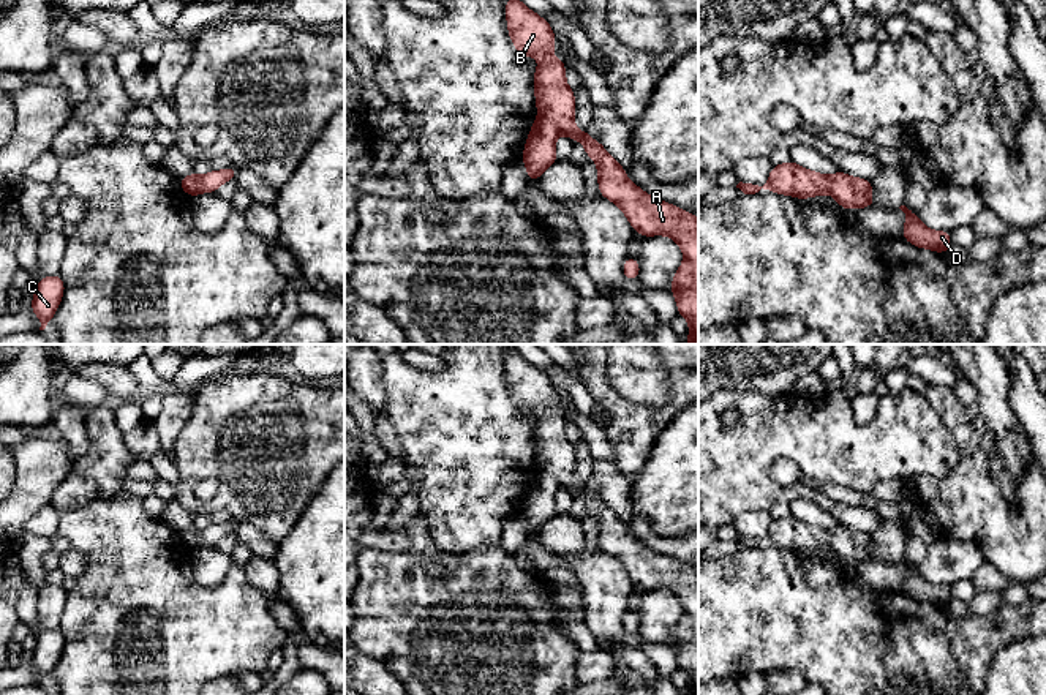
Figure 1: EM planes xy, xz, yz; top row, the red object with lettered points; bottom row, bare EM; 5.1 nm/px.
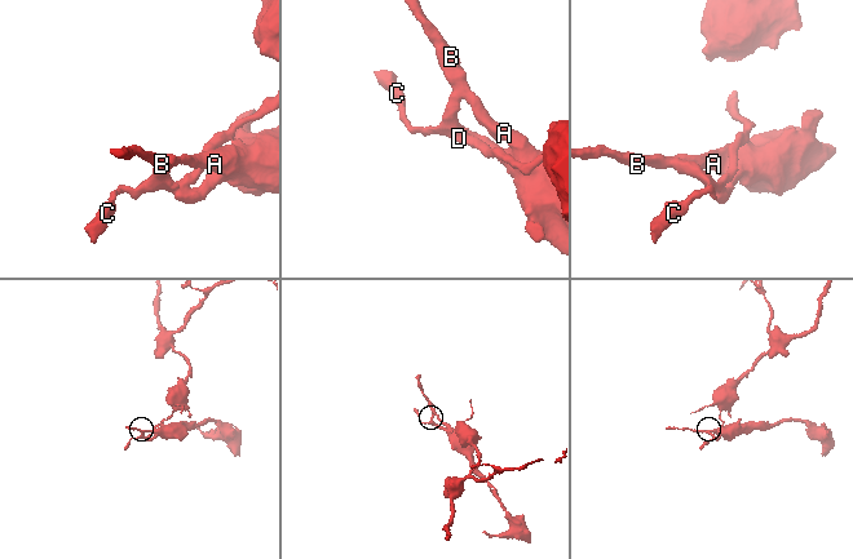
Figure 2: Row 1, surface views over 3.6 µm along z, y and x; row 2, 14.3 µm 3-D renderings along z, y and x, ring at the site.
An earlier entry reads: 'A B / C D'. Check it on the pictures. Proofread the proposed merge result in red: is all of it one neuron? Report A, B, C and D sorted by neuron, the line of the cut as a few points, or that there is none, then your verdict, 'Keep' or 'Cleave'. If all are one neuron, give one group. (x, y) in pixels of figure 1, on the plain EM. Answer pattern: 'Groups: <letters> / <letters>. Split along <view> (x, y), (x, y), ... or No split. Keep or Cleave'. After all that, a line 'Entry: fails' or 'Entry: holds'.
Groups: A B / C D. Split along xz (539, 469), (544, 469), (561, 485). Cleave
Entry: holds

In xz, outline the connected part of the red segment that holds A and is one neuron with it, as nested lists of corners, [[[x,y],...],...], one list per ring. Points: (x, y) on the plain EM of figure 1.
[[[517,351],[506,354],[506,374],[518,408],[542,414],[534,425],[539,471],[547,471],[563,488],[583,498],[586,510],[597,518],[599,548],[618,559],[640,589],[665,589],[681,600],[684,614],[672,633],[670,646],[676,654],[678,668],[689,676],[687,695],[698,695],[698,573],[695,567],[684,565],[667,554],[657,554],[635,540],[624,521],[599,494],[591,493],[586,483],[575,483],[575,447],[566,436],[564,415],[550,408],[556,398],[550,378]]]

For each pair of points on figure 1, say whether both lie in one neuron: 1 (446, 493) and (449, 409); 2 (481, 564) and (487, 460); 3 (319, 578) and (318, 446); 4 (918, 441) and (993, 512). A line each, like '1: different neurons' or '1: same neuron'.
1: same neuron
2: different neurons
3: different neurons
4: different neurons

